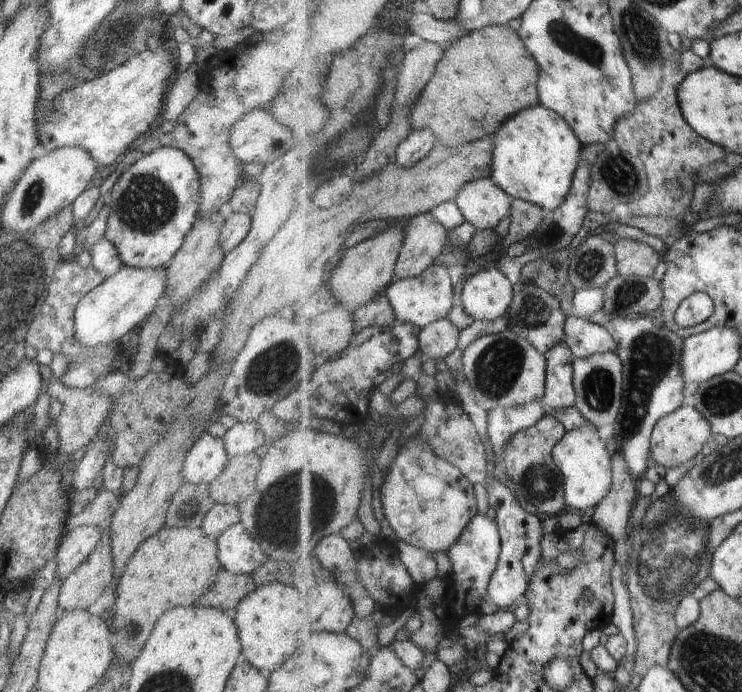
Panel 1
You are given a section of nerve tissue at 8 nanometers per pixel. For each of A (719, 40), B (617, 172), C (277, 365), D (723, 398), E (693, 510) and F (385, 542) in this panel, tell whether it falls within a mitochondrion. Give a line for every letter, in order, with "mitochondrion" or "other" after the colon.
A: other
B: mitochondrion
C: mitochondrion
D: mitochondrion
E: mitochondrion
F: other

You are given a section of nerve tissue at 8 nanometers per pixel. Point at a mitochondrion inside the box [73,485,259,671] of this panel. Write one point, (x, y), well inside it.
(132, 625)

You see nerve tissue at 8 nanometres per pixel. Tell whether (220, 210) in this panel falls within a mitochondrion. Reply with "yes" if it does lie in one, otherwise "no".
no

